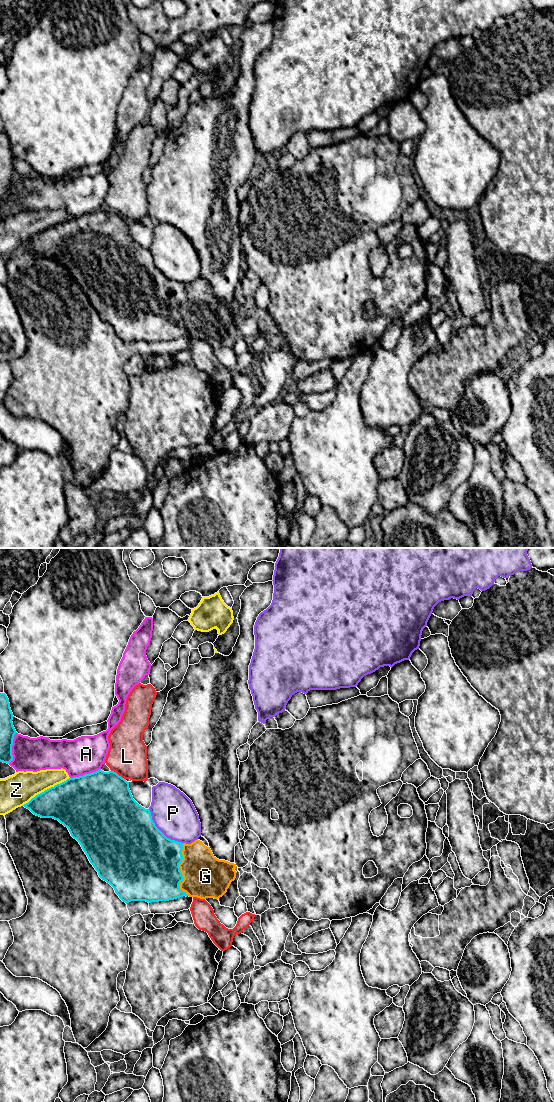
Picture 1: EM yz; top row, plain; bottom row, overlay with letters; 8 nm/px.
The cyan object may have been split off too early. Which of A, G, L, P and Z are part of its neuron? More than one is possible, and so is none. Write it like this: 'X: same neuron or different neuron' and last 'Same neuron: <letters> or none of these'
A: different neuron
G: same neuron
L: different neuron
P: different neuron
Z: different neuron
Same neuron: G

